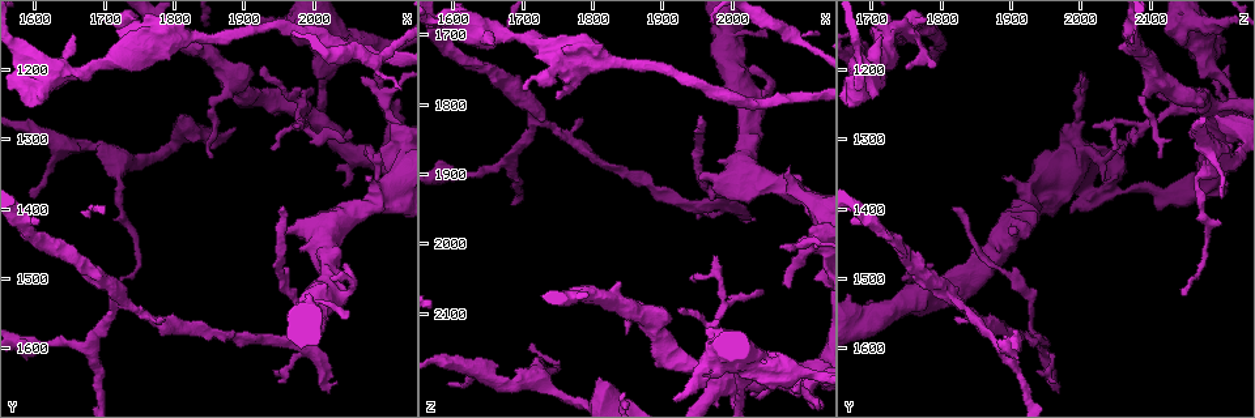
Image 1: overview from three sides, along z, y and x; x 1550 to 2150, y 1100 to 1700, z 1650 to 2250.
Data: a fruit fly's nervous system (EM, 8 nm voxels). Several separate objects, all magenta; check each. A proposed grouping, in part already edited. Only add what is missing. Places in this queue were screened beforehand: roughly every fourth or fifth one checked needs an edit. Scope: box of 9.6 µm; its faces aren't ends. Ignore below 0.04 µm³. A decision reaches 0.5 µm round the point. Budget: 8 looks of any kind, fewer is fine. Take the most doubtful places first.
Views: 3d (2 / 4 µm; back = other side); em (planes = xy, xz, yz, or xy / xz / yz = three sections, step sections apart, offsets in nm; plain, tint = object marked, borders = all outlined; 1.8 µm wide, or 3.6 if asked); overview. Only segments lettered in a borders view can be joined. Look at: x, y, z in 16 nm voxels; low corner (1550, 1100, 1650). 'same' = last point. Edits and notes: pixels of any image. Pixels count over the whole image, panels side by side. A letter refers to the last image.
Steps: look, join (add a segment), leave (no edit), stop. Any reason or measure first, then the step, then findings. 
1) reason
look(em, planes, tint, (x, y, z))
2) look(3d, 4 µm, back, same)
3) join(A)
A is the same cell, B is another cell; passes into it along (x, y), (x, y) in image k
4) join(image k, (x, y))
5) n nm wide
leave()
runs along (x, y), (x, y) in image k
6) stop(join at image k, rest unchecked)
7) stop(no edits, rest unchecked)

branch stops here
look(3d, 4 µm, (1950, 1400, 1820))

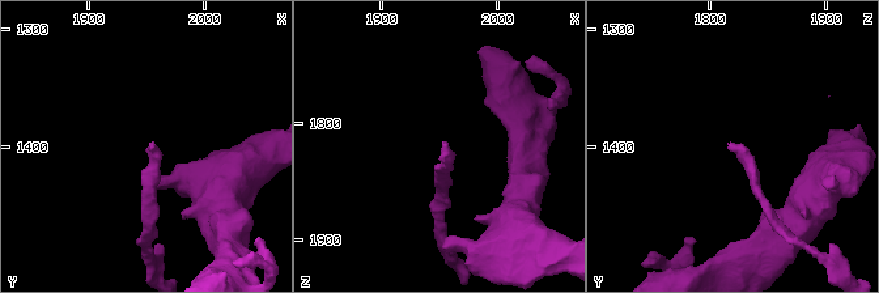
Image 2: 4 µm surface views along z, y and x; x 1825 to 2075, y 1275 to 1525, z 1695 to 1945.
need the tissue
look(em, xz, step 4, tint, (1952, 1400, 1816))

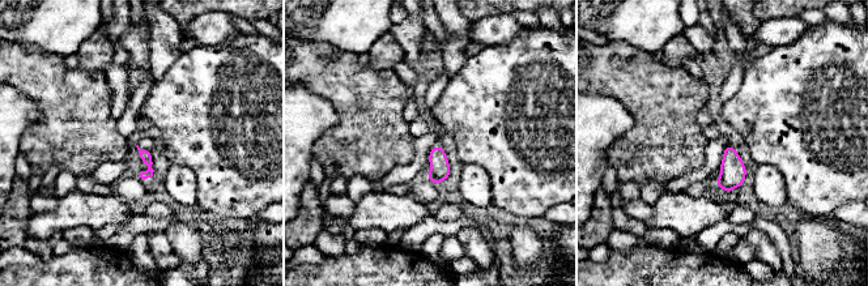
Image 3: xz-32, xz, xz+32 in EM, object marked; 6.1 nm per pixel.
another direction
look(em, planes, borders, same)

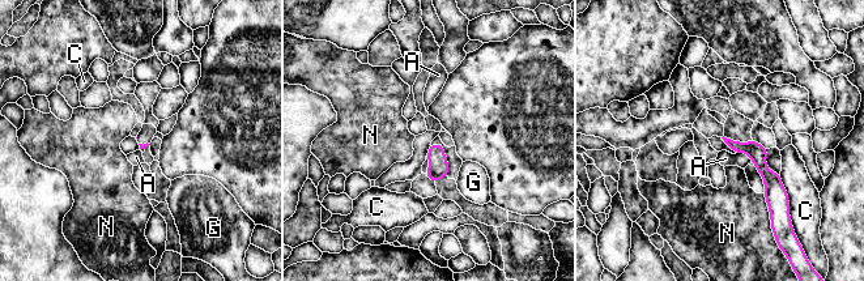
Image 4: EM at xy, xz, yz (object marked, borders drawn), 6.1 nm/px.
leave()
A, C, G and N are other cells; border along (736, 152), (744, 152), (753, 162) in image 4; none of them fits

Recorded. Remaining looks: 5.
branch stops here
look(em, planes, borders, (1655, 1150, 1710))

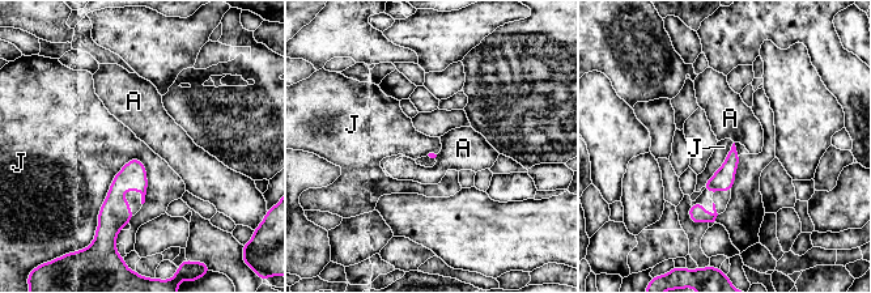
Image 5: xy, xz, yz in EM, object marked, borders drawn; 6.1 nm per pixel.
leave()
A and J are other cells; border along (139, 158), (114, 177), (96, 226) in image 5; none of them fits

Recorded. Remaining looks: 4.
thick end
look(3d, 4 µm, (1805, 1270, 2195))

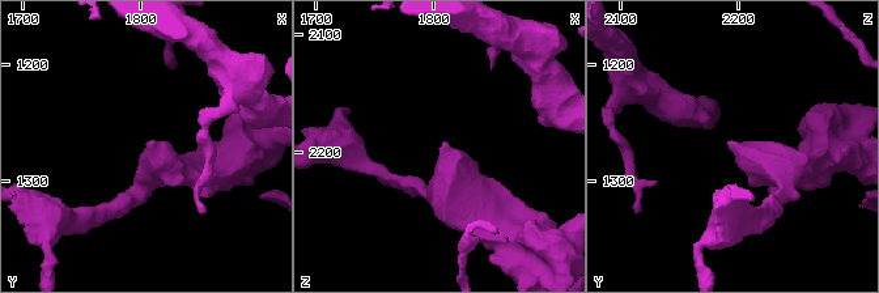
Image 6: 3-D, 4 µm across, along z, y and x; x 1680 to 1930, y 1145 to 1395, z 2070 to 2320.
look(em, xz, step 16, borders, (1812, 1268, 2194))

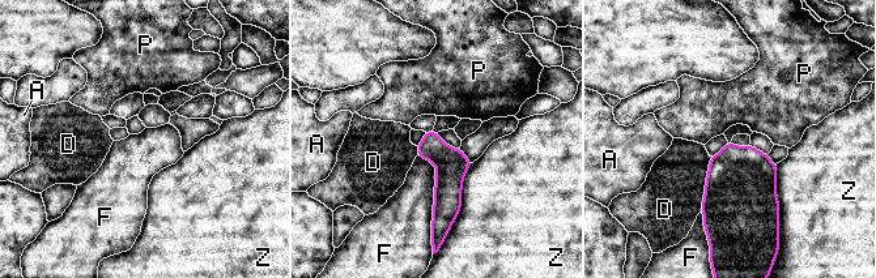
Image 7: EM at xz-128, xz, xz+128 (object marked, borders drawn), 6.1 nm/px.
look(em, planes, borders, same)

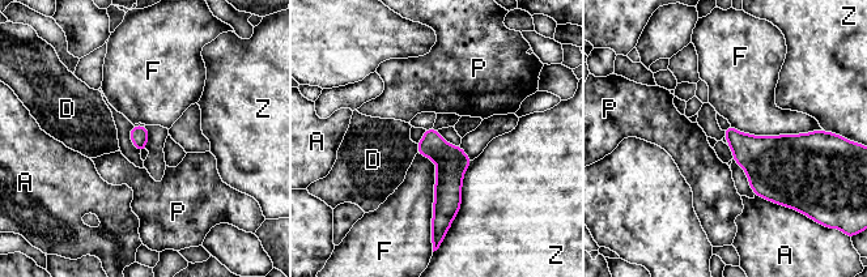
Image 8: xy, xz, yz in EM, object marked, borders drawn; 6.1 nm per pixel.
leave()
A, D, F, P and Z are other cells; runs along (428, 132), (446, 158), (443, 214) in image 8; none of them fits

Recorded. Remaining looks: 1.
stop(no edits, rest unchecked)

